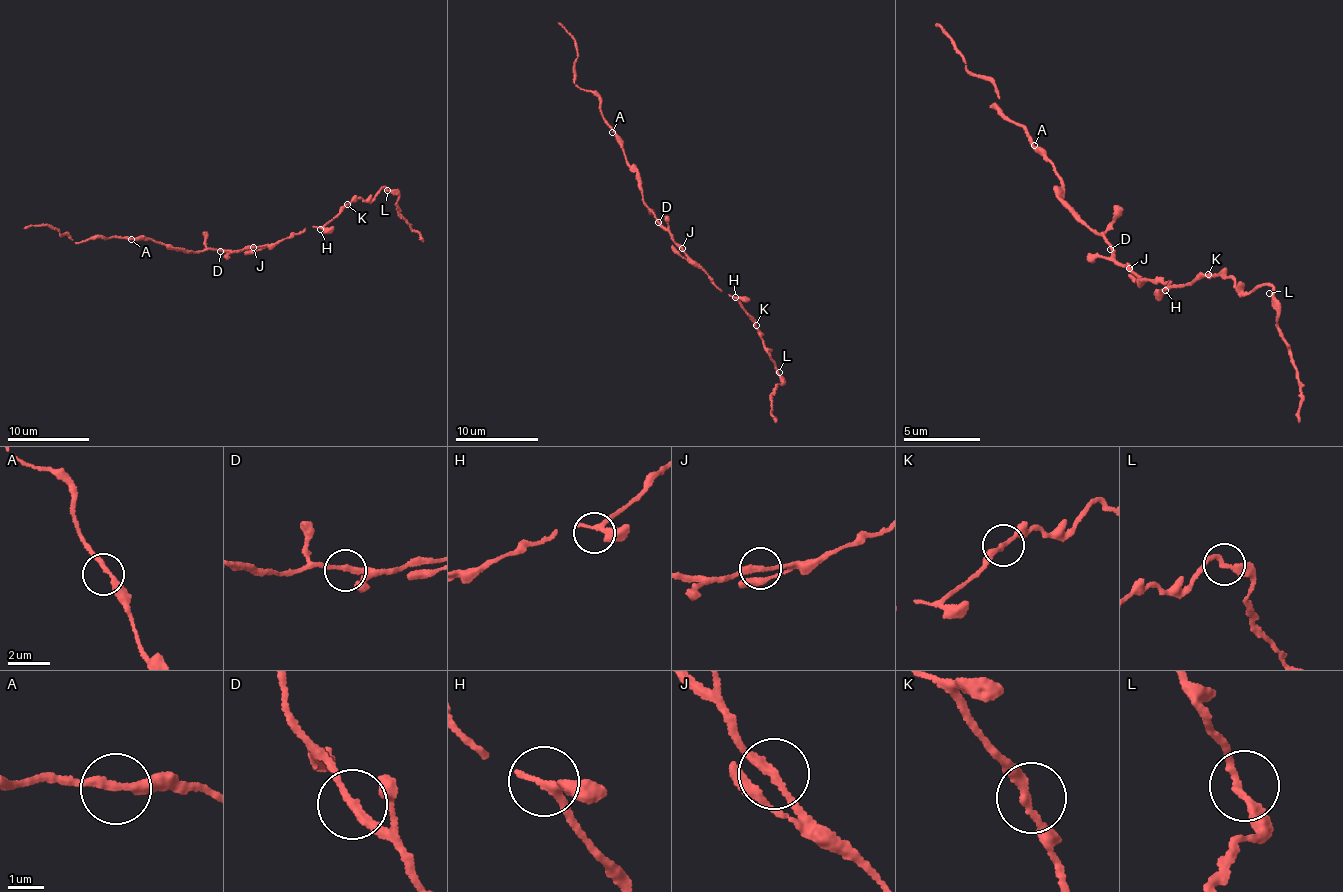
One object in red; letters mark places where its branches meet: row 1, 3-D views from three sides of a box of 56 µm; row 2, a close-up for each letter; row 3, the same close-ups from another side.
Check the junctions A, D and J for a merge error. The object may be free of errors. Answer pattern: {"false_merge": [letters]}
{"false_merge": []}

